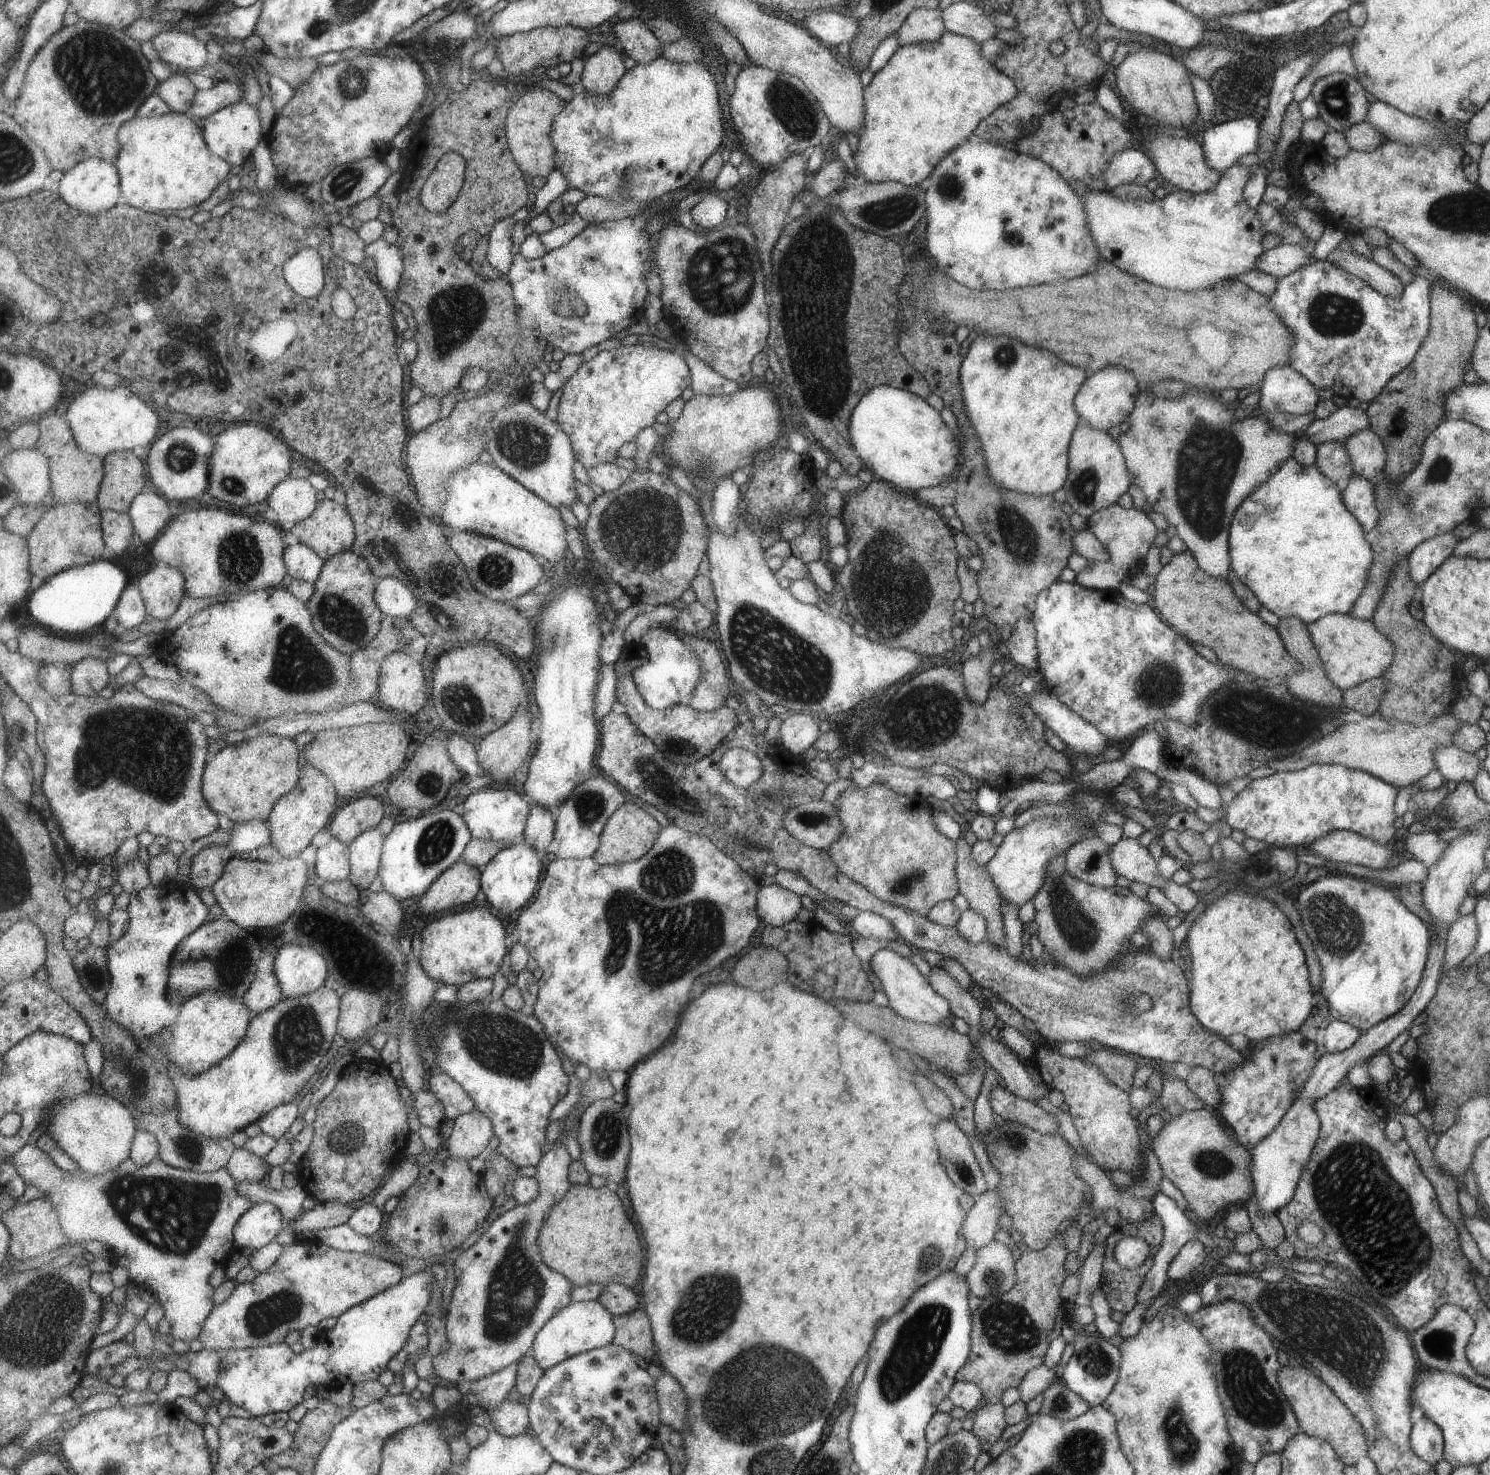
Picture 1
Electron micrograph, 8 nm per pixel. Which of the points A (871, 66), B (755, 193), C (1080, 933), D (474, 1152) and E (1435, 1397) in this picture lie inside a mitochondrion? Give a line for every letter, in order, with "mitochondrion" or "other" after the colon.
A: other
B: other
C: mitochondrion
D: other
E: other

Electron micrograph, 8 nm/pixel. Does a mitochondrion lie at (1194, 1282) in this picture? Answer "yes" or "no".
no

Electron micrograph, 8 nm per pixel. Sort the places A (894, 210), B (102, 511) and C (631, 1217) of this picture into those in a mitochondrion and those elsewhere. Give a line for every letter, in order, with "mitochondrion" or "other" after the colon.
A: mitochondrion
B: other
C: other

